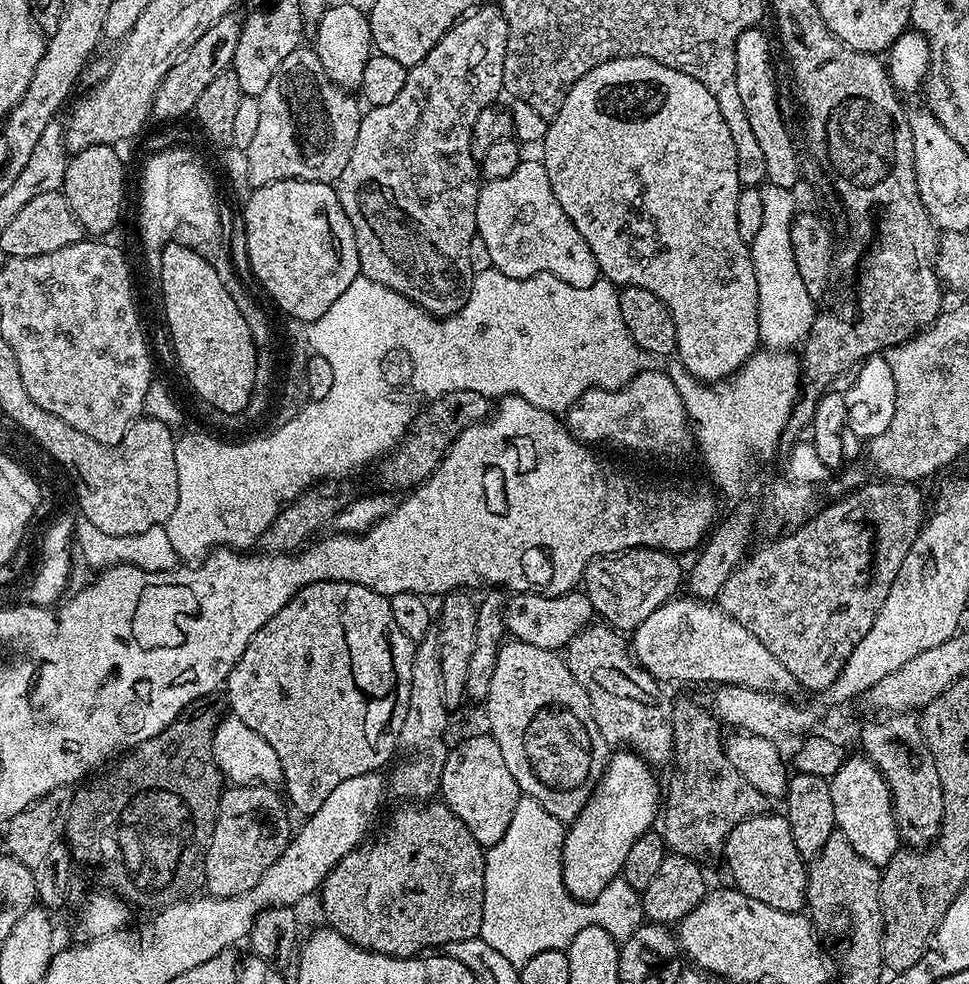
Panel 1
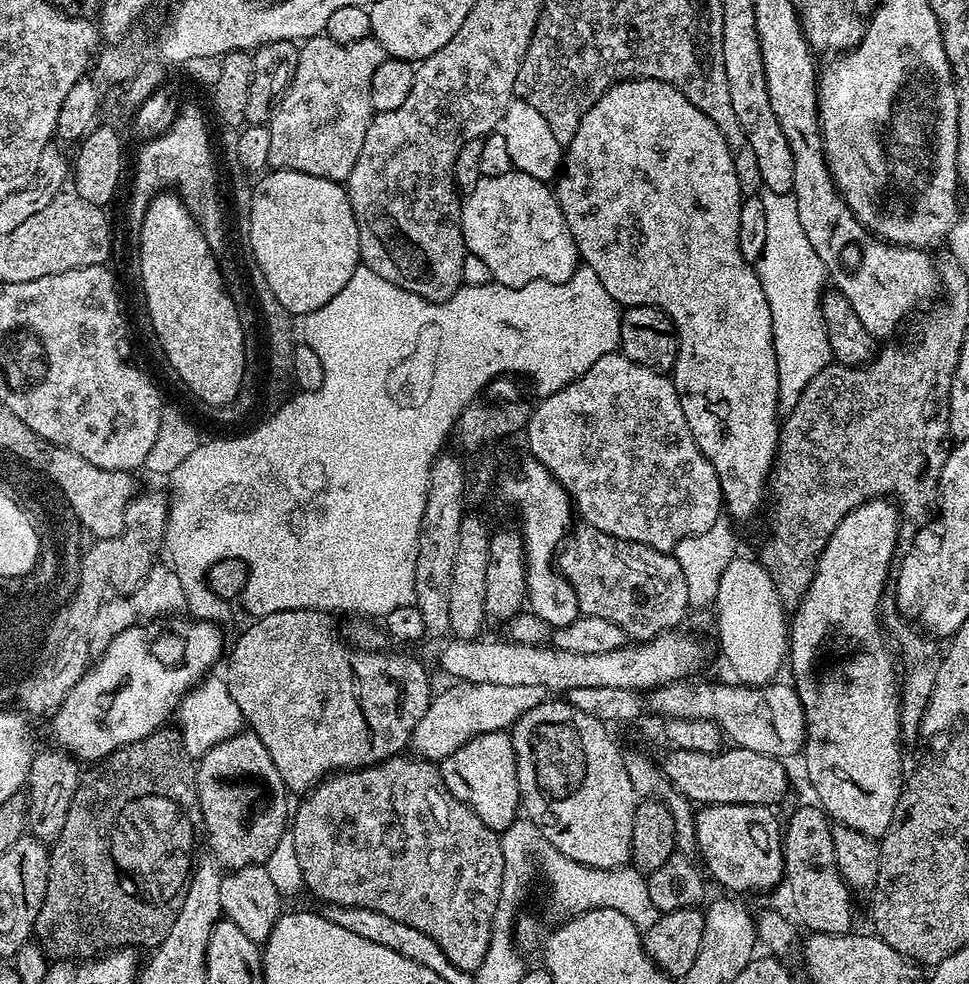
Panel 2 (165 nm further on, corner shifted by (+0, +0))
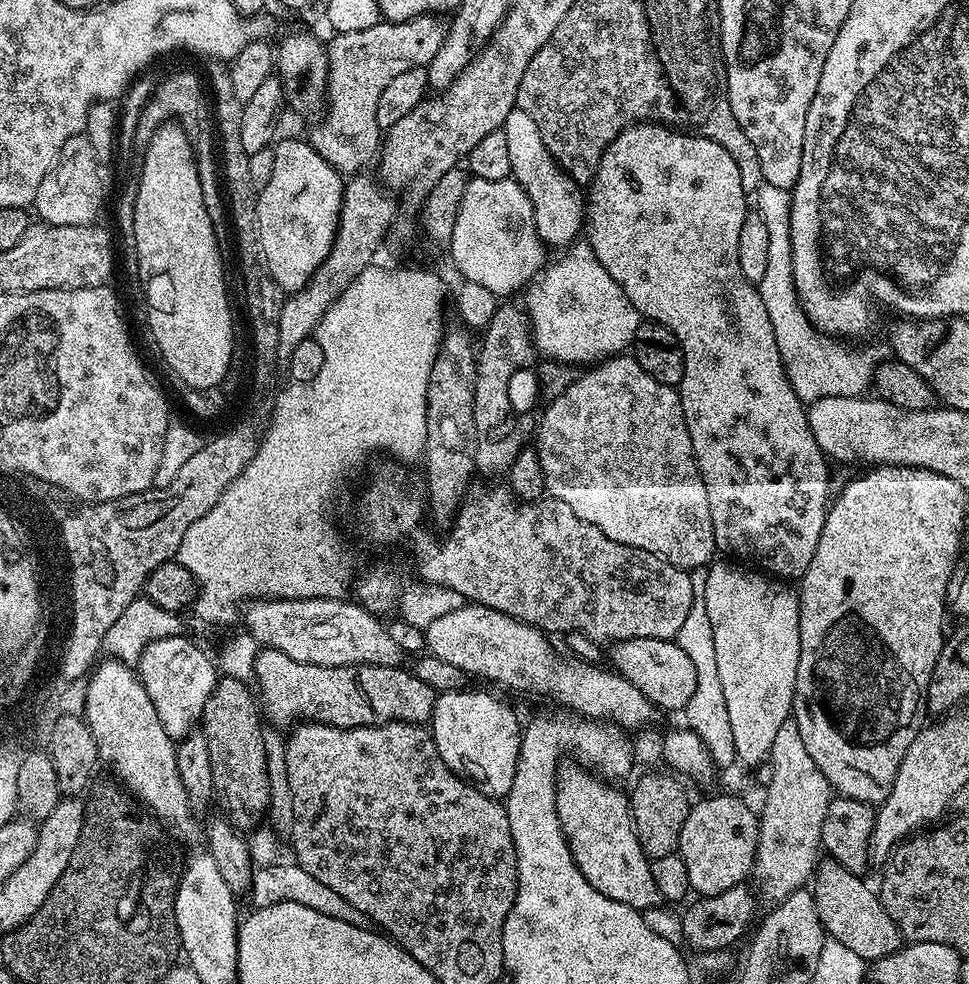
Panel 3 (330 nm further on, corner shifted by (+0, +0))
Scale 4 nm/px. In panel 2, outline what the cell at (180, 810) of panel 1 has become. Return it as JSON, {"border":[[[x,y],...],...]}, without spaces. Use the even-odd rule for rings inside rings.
{"border":[[[165,726],[157,732],[151,732],[138,742],[130,742],[118,750],[97,760],[92,768],[83,773],[80,785],[70,802],[70,814],[66,814],[66,826],[62,826],[62,834],[58,834],[56,843],[51,845],[48,853],[48,881],[46,882],[46,898],[42,902],[42,910],[36,919],[35,939],[44,950],[44,955],[56,962],[76,962],[81,958],[95,958],[109,950],[149,944],[155,946],[164,941],[165,934],[174,926],[174,918],[178,918],[178,910],[186,902],[188,879],[197,863],[196,831],[201,831],[200,799],[196,789],[196,764],[190,754],[186,754],[186,746],[182,742],[179,731],[175,727]]]}

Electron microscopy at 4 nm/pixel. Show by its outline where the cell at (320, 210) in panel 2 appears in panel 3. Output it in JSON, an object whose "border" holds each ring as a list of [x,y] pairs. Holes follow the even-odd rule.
{"border":[[[307,139],[282,140],[275,145],[274,171],[270,173],[270,182],[266,182],[266,186],[260,189],[256,210],[262,254],[271,267],[274,279],[287,285],[287,293],[291,294],[306,286],[306,282],[322,266],[334,246],[336,231],[340,226],[345,181],[341,173],[330,166],[330,162],[326,162],[326,158],[322,158],[322,154],[318,154],[318,150],[314,150]]]}

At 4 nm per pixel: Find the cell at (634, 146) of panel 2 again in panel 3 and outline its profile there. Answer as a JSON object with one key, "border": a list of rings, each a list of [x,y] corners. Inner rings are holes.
{"border":[[[641,122],[639,124],[633,124],[631,128],[622,129],[614,138],[614,142],[610,142],[610,146],[604,149],[598,170],[594,174],[592,183],[586,192],[586,243],[594,250],[598,262],[605,268],[606,274],[610,274],[610,278],[614,278],[614,282],[618,282],[618,286],[622,286],[622,294],[626,294],[626,298],[630,298],[634,310],[638,310],[645,321],[666,326],[674,334],[674,338],[678,338],[678,342],[682,346],[682,350],[684,351],[684,373],[682,374],[682,382],[678,386],[680,405],[682,406],[682,414],[684,415],[684,424],[688,428],[688,433],[690,434],[690,442],[694,450],[696,465],[702,474],[702,482],[706,486],[706,498],[710,498],[710,518],[714,526],[714,542],[716,543],[717,549],[719,549],[721,553],[725,552],[725,554],[728,555],[725,557],[735,558],[740,562],[747,562],[749,565],[755,566],[757,569],[779,578],[781,581],[796,582],[803,577],[804,572],[810,566],[810,562],[814,558],[814,550],[818,550],[822,526],[828,517],[828,510],[830,507],[830,495],[828,496],[828,467],[830,467],[830,464],[823,450],[818,446],[818,442],[814,438],[814,434],[808,425],[808,410],[805,401],[800,400],[798,394],[794,394],[794,386],[790,386],[790,382],[788,381],[788,375],[786,374],[784,363],[782,362],[780,351],[778,350],[778,342],[774,342],[774,326],[770,326],[770,314],[766,314],[766,302],[762,302],[759,287],[748,281],[746,274],[742,274],[742,266],[738,263],[738,237],[742,230],[742,222],[748,217],[749,211],[750,200],[742,190],[742,178],[738,178],[738,166],[734,162],[734,158],[730,158],[730,154],[726,154],[726,150],[722,146],[718,146],[718,142],[714,142],[705,136],[693,136],[687,132],[673,130],[659,122]]]}

